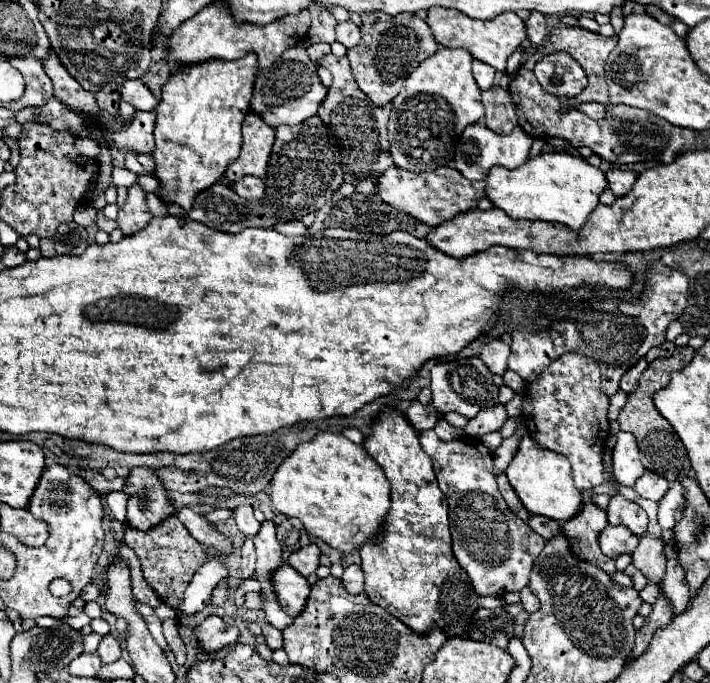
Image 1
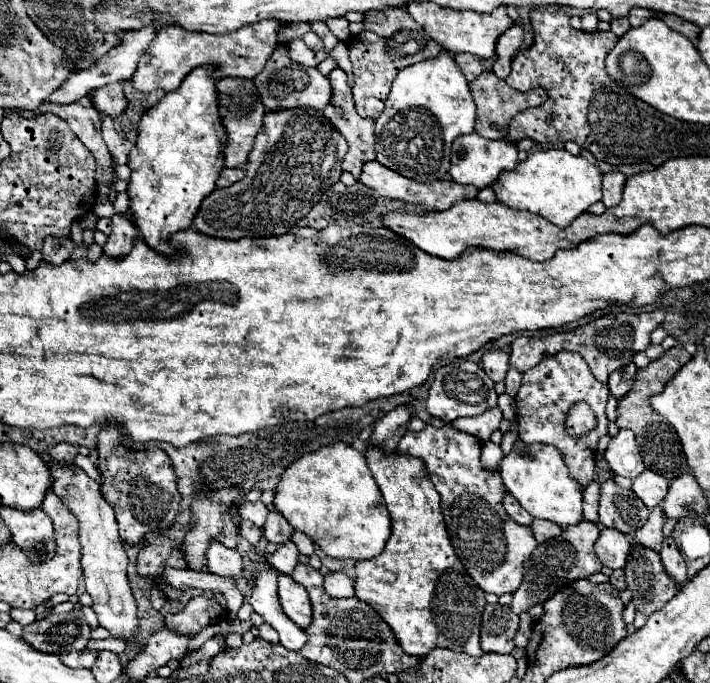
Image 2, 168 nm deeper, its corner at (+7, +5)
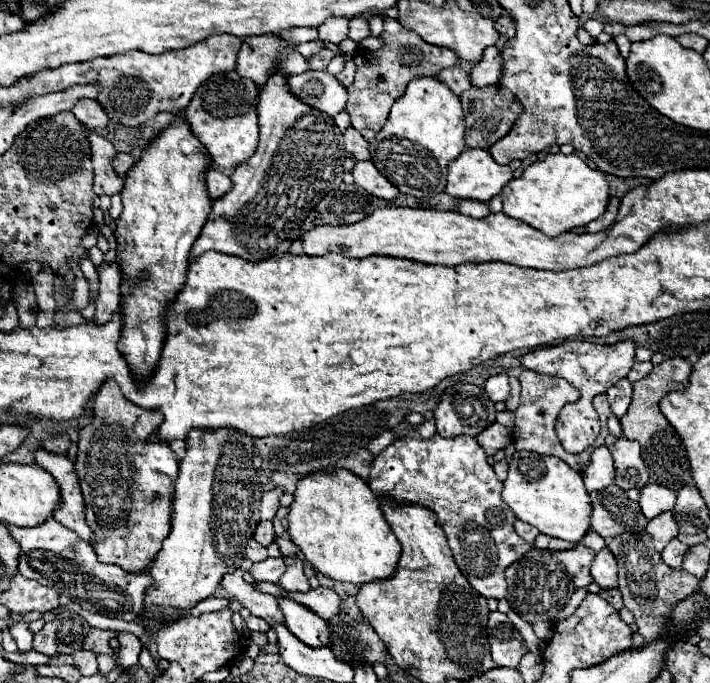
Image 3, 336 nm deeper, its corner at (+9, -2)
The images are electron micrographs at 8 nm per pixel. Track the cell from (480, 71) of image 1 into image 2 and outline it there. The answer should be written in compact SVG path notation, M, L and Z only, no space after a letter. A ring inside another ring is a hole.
M458 53L458 55L454 55L454 61L460 67L460 71L464 73L466 81L474 81L474 77L478 77L478 73L482 73L480 59L470 53Z

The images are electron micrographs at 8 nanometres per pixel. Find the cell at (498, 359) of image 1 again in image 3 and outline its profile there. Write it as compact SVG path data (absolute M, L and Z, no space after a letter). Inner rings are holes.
M496 374L496 376L490 376L484 384L484 390L488 394L488 398L492 402L500 402L500 400L506 400L508 398L508 392L510 392L510 386L508 386L508 376L506 374Z

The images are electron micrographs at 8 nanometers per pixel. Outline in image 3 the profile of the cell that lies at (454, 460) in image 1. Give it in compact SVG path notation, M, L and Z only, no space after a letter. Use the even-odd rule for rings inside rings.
M412 430L410 434L392 442L384 452L380 452L376 456L372 470L370 470L368 486L372 488L372 492L376 496L386 494L386 496L392 496L394 500L398 500L402 504L416 504L418 502L418 504L434 510L438 516L438 522L440 522L440 526L448 538L448 544L454 552L454 560L456 560L460 572L474 586L474 590L480 592L484 598L496 598L496 600L506 598L508 584L506 584L504 572L510 564L520 560L520 556L524 556L532 548L532 544L528 544L526 540L522 540L514 532L516 516L512 516L510 508L500 498L502 482L494 474L494 468L488 464L486 454L482 452L476 438L454 436L452 440L448 440L448 438L434 434L432 438L426 440L416 430Z

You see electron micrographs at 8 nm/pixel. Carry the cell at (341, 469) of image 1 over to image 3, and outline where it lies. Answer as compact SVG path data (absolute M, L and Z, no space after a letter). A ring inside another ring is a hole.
M344 468L312 472L298 480L294 502L288 508L288 534L292 542L302 550L306 560L318 572L322 572L328 578L352 582L352 584L364 584L368 580L372 582L378 578L392 576L398 564L398 556L400 556L400 542L390 530L380 510L378 498L368 488L368 482Z

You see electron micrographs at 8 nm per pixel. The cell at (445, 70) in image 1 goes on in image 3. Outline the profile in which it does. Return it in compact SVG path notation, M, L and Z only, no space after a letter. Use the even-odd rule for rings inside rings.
M422 76L408 84L404 96L394 102L382 130L370 144L374 166L402 192L416 198L428 198L444 192L446 166L466 148L464 112L460 98L434 76Z

